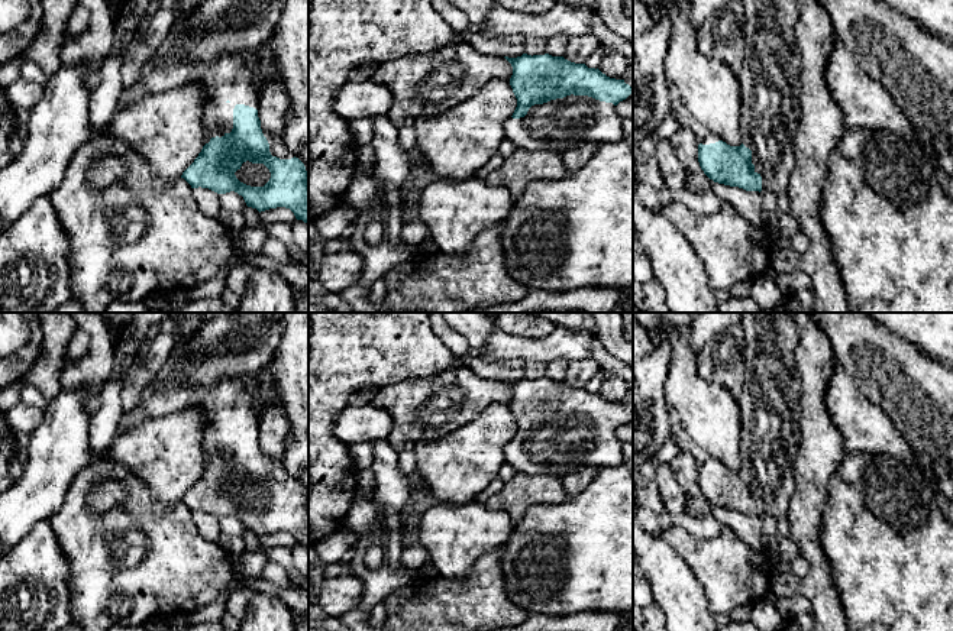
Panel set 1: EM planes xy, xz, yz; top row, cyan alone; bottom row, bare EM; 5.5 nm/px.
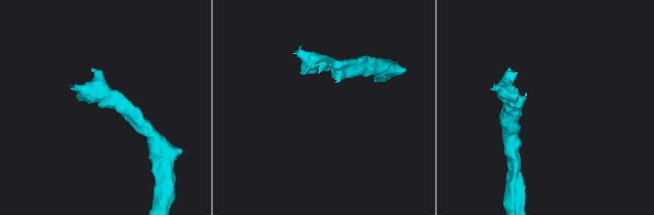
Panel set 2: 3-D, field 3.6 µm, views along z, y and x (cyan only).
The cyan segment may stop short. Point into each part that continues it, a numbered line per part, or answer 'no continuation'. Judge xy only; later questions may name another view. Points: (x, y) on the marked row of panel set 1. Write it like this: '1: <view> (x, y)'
1: xy (251, 174)

